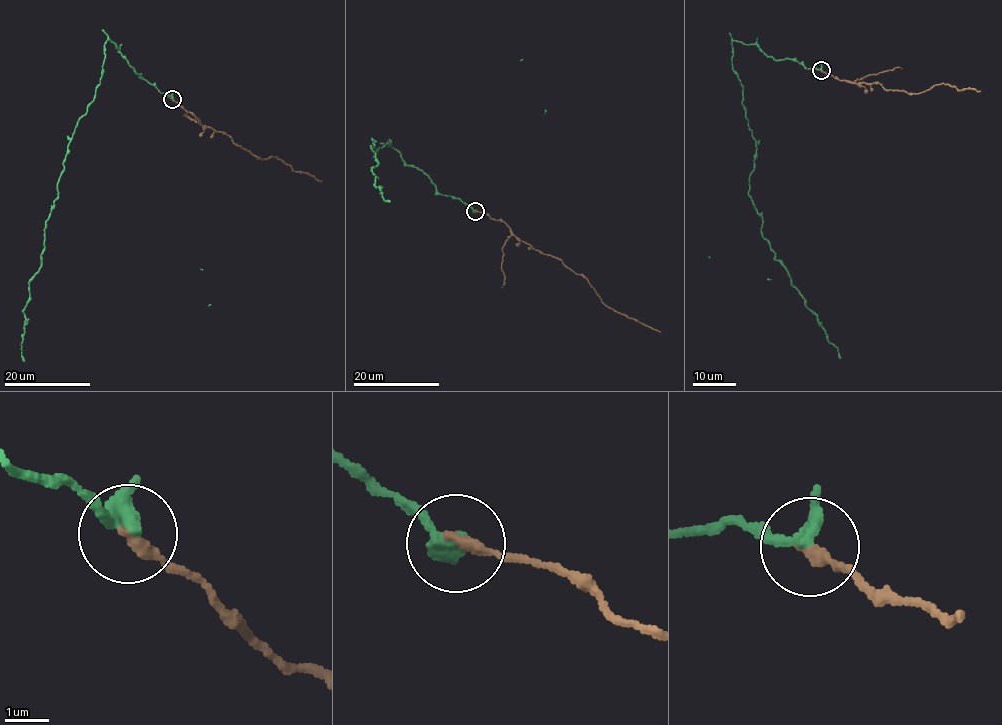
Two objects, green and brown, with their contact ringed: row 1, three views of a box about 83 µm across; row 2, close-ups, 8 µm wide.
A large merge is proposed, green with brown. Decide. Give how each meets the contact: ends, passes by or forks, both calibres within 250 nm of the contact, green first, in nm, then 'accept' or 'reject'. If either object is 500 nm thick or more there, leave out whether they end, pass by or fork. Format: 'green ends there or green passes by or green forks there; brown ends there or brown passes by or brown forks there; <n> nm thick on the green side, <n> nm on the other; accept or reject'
green passes by; brown ends there; 280 nm thick on the green side, 280 nm on the other; accept

